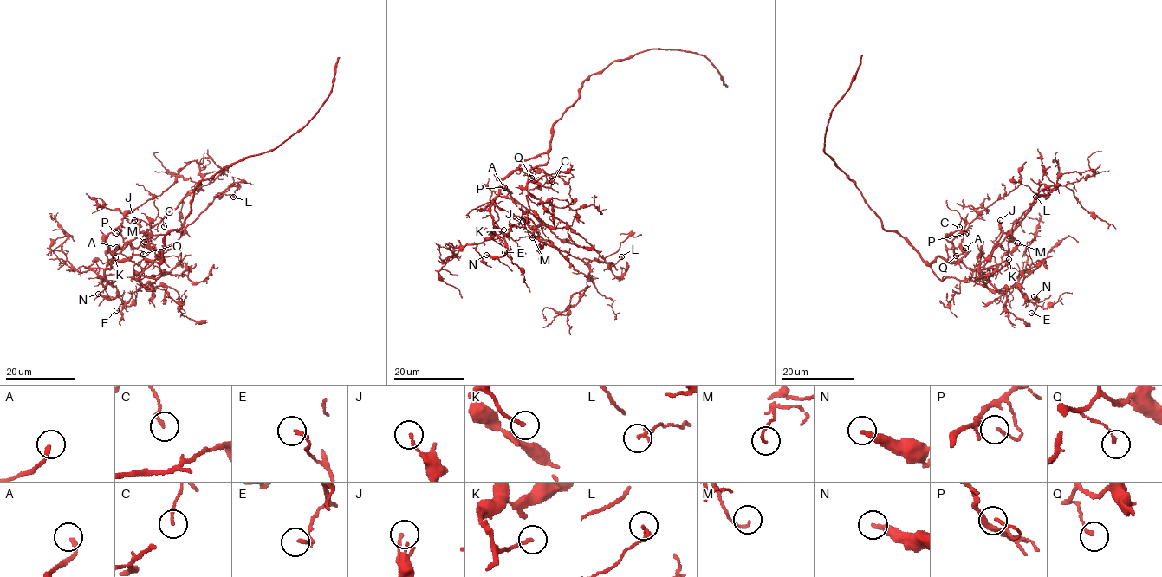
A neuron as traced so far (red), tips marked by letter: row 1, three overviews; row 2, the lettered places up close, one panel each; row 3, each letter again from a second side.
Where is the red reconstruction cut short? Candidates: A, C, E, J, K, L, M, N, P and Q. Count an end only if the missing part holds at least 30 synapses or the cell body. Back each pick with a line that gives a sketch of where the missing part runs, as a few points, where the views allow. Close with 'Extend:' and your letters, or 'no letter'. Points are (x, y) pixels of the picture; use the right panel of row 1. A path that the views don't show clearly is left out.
A: (965, 248), (984, 236), (990, 224), (1004, 223), (1009, 214), (1009, 199), (1013, 197)
Extend: A

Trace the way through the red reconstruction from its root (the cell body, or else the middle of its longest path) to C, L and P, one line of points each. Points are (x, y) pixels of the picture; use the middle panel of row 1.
C: (549, 147), (545, 152), (525, 159), (518, 168), (538, 186), (552, 181)
L: (549, 147), (547, 162), (530, 171), (527, 189), (555, 217), (584, 238), (611, 266), (621, 256)
P: (549, 147), (545, 152), (525, 159), (502, 178), (494, 174), (500, 184), (504, 187)

